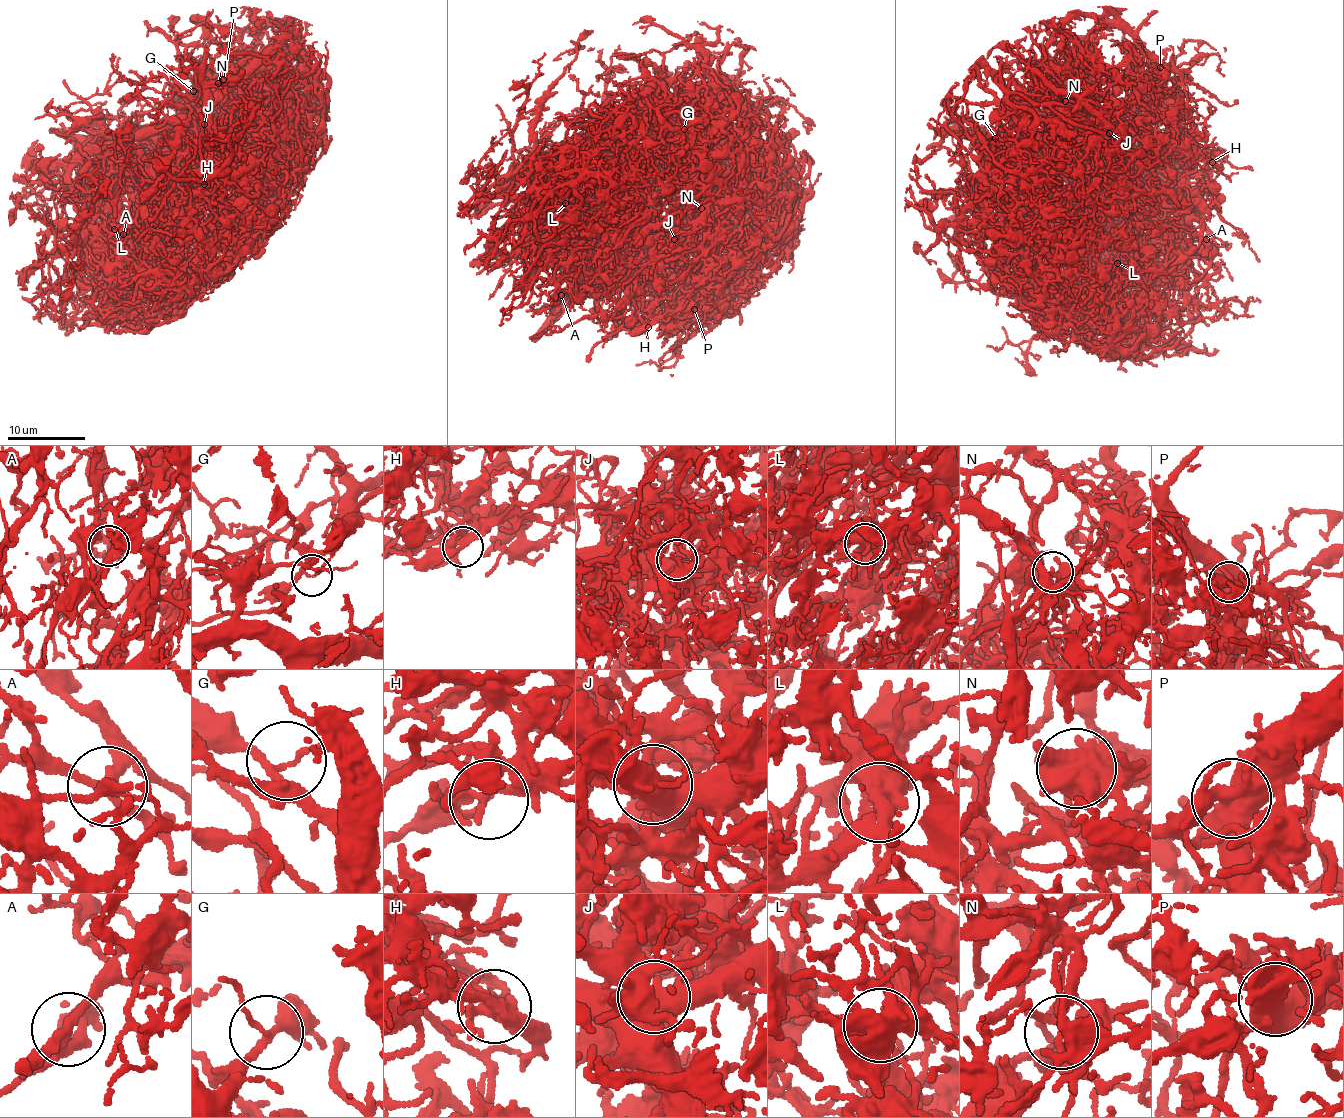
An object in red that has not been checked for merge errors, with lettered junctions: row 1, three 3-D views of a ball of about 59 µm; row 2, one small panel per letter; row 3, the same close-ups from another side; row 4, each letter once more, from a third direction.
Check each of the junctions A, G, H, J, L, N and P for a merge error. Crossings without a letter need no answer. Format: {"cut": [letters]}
{"cut": ["H", "J", "L", "P"]}

